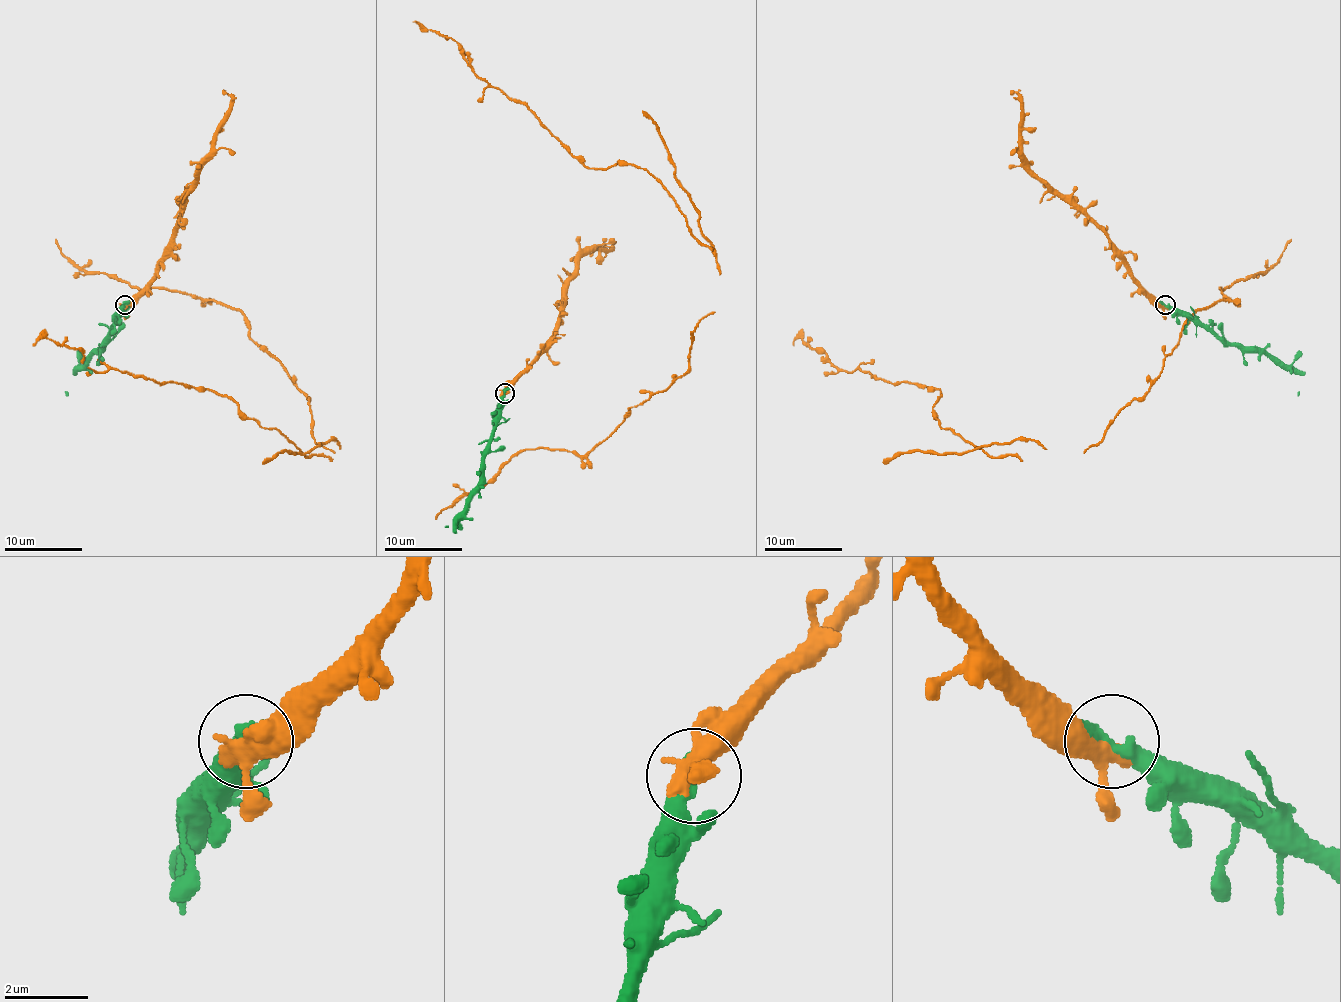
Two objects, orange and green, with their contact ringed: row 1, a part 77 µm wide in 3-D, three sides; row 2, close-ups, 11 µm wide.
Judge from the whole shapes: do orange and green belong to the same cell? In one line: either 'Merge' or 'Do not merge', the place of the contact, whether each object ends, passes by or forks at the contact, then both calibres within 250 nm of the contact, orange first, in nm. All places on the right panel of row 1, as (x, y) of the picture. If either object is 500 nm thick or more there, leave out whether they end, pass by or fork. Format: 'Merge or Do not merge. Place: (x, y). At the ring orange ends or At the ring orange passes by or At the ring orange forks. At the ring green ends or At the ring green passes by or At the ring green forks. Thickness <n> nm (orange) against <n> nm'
Merge. Place: (1165, 304). At the ring orange passes by. At the ring green ends. Thickness 440 nm (orange) against 400 nm

